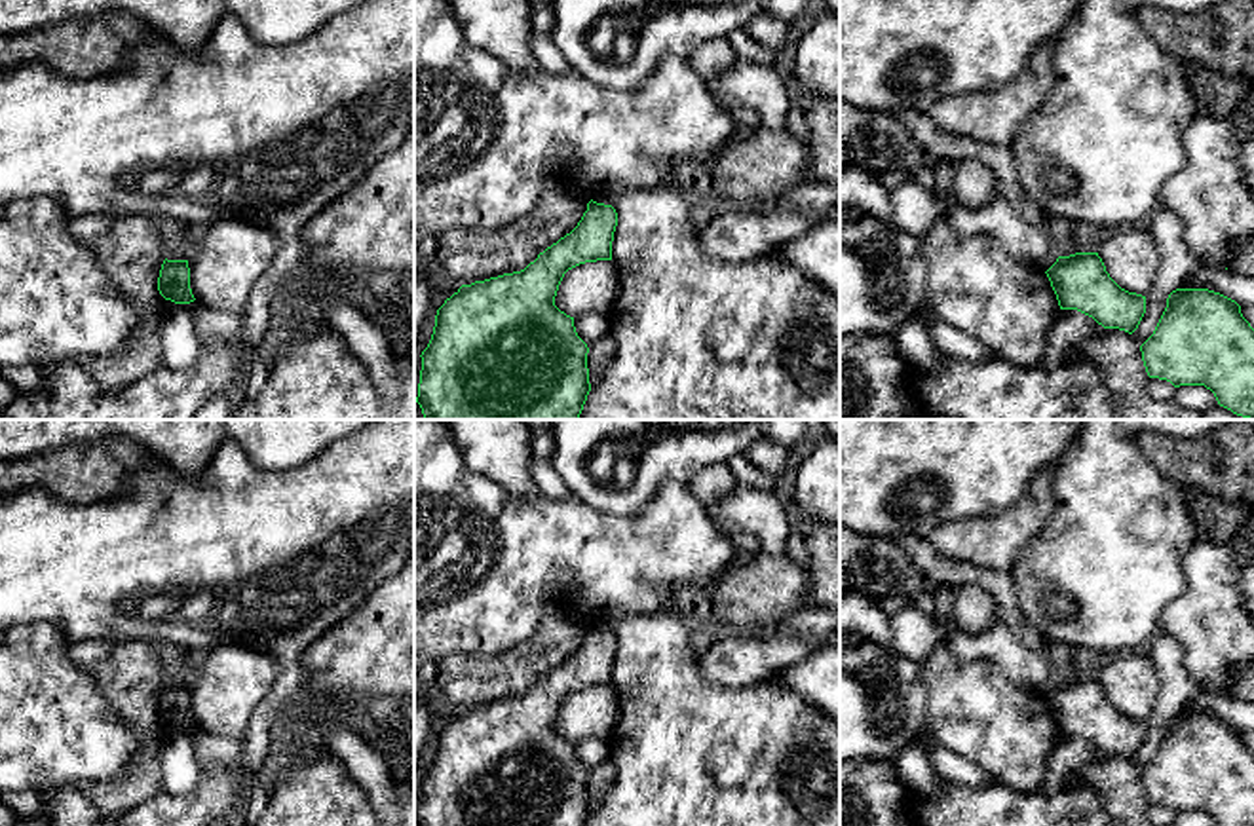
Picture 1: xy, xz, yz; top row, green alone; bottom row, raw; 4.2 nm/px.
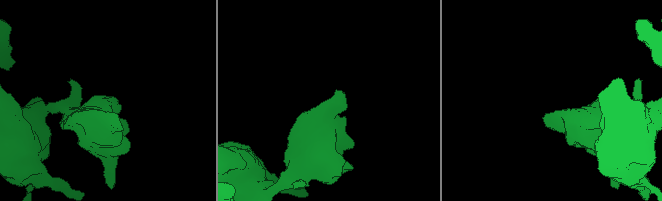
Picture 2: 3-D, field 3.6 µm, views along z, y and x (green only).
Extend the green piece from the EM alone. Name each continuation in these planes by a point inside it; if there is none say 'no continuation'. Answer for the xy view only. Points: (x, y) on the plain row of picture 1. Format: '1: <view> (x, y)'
no continuation

